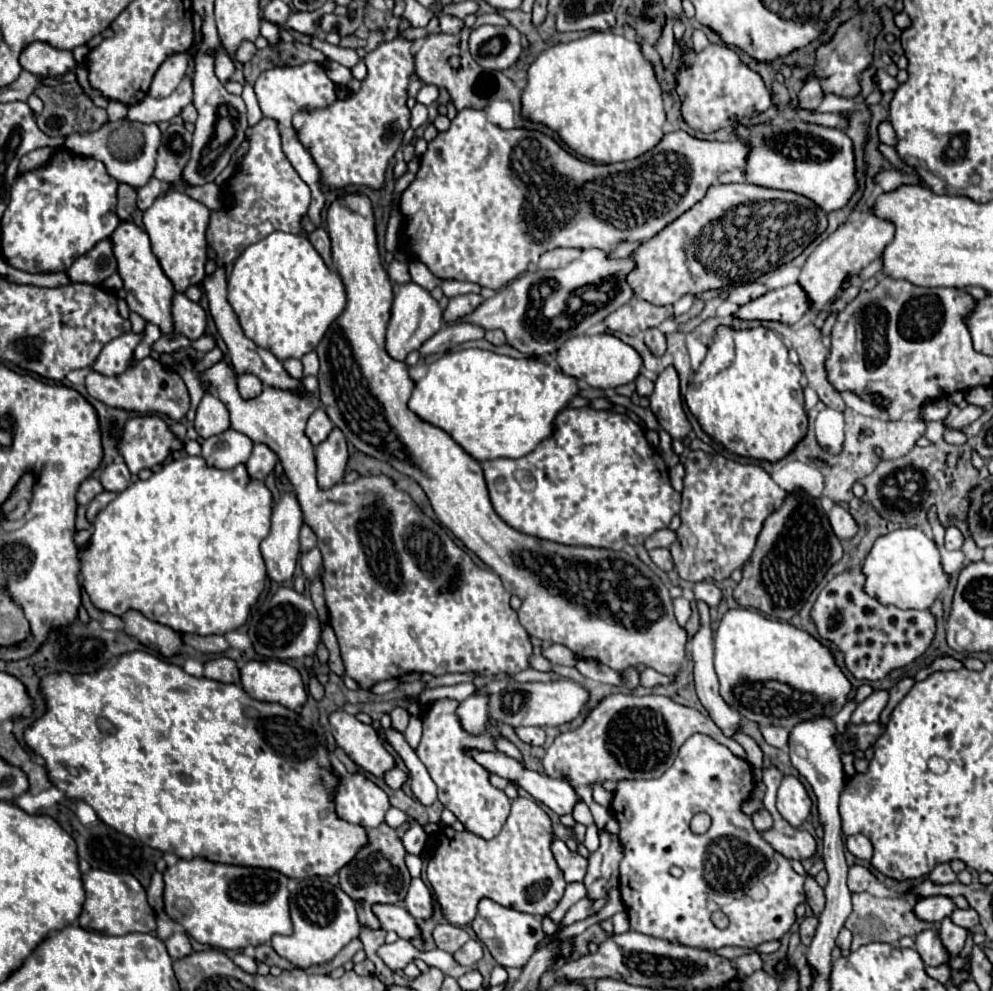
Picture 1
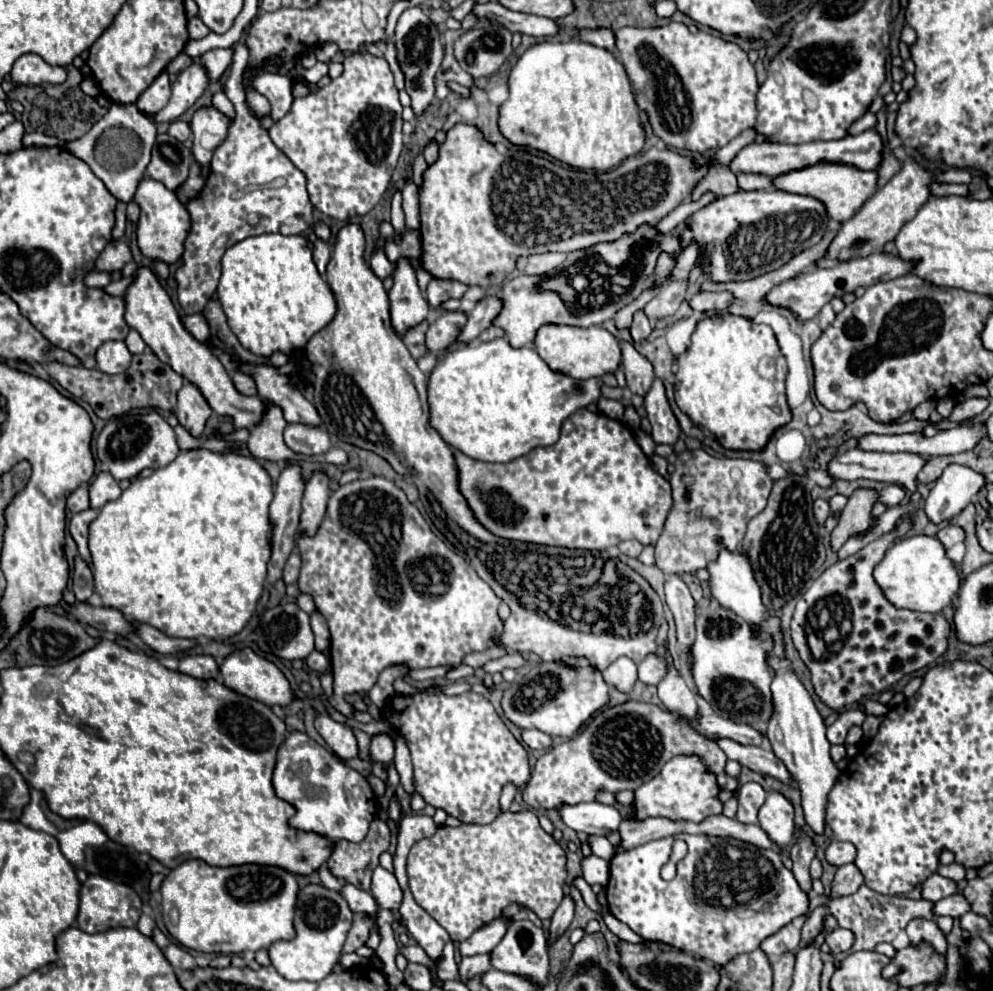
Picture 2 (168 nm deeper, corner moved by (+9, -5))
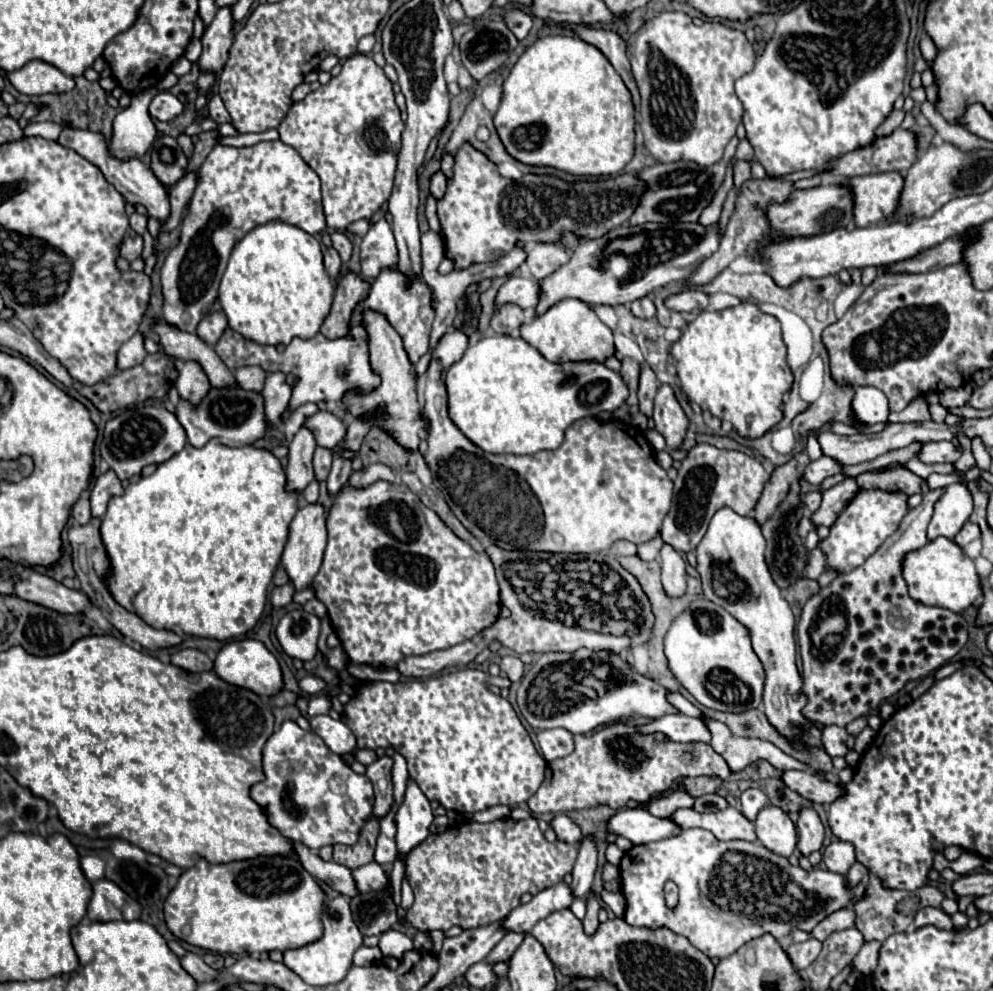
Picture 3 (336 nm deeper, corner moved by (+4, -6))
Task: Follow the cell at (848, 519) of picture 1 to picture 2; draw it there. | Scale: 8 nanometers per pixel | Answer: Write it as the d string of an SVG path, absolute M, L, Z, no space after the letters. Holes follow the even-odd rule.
M815 499L813 501L813 513L817 523L823 523L829 517L829 503L825 499Z

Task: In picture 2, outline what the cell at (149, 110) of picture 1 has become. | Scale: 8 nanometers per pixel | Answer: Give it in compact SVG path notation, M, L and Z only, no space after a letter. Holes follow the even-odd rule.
M191 63L185 71L179 73L177 81L173 83L173 95L165 105L165 109L161 109L155 115L155 121L159 123L177 121L203 95L207 85L209 85L207 69L201 63Z

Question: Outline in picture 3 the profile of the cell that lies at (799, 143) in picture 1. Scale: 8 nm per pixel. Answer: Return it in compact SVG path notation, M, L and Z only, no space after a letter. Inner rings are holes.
M882 172L870 176L856 176L840 182L848 188L854 200L854 224L876 226L886 224L892 216L904 178L898 172Z

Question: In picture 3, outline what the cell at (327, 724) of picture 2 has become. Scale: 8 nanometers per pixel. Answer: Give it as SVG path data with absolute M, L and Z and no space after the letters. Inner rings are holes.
M314 716L310 718L310 726L330 746L334 754L354 752L356 736L342 720L334 720L330 716Z

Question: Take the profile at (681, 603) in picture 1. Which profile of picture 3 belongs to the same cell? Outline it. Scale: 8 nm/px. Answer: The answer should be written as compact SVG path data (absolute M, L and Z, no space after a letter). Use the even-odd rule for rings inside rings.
M705 715L704 717L708 728L710 728L710 734L712 734L710 746L728 762L728 766L734 774L742 772L744 768L748 768L750 764L754 764L758 760L768 760L778 770L788 770L788 768L800 768L802 770L802 768L806 768L804 764L800 764L792 756L778 750L772 742L760 740L760 738L734 736L726 724Z

